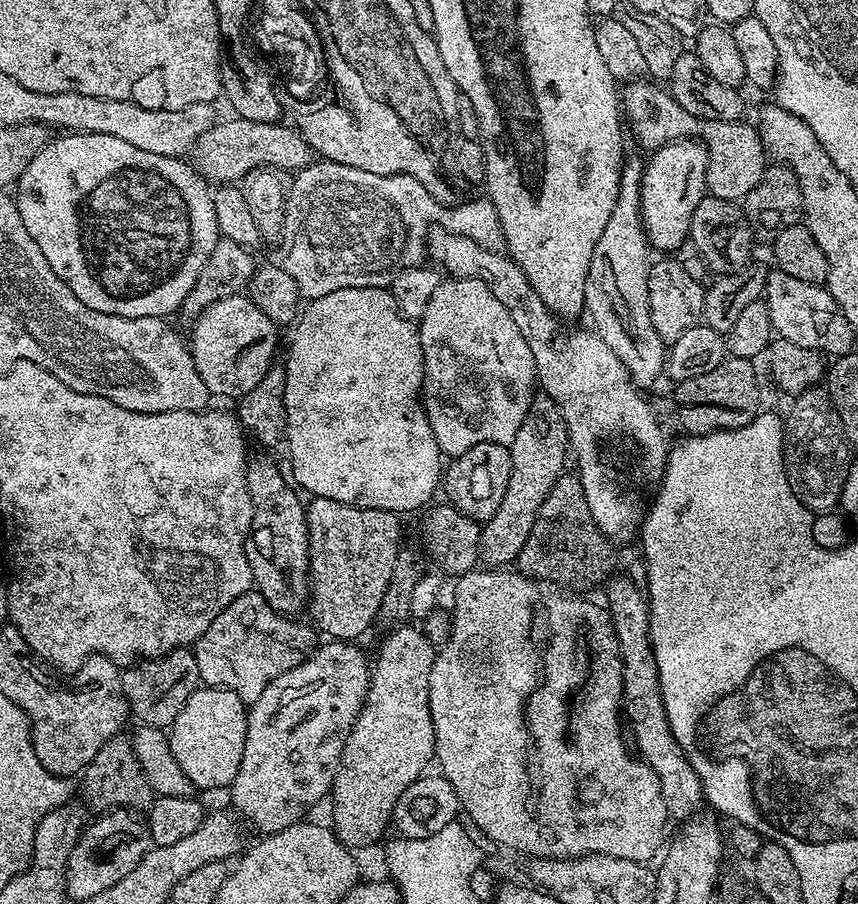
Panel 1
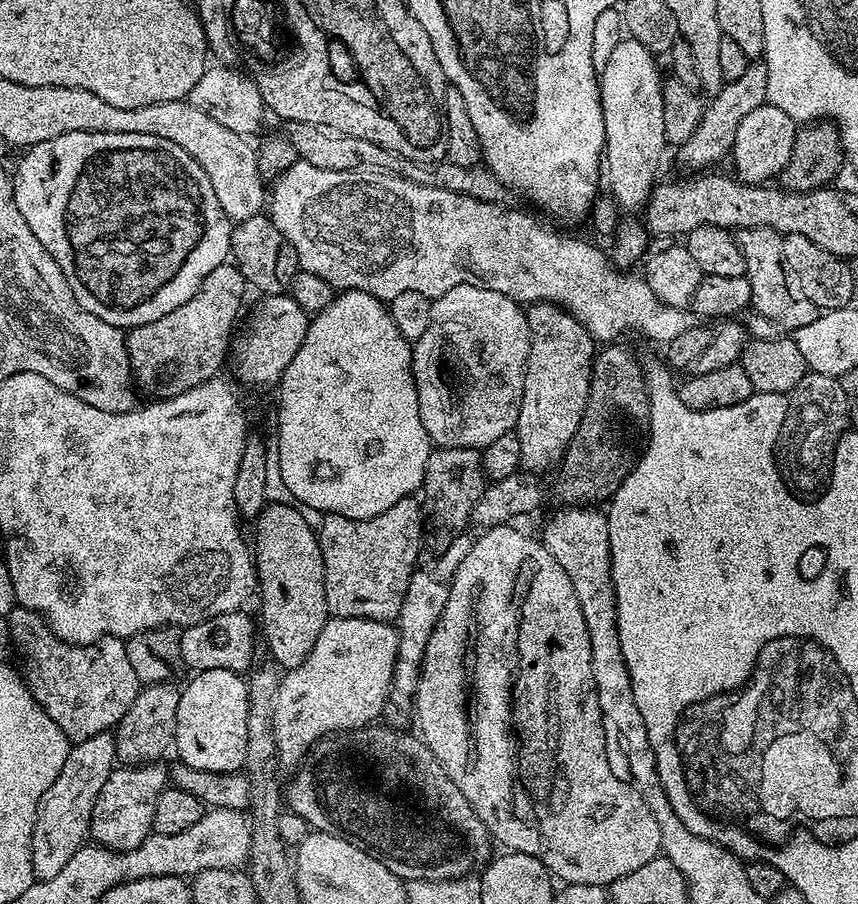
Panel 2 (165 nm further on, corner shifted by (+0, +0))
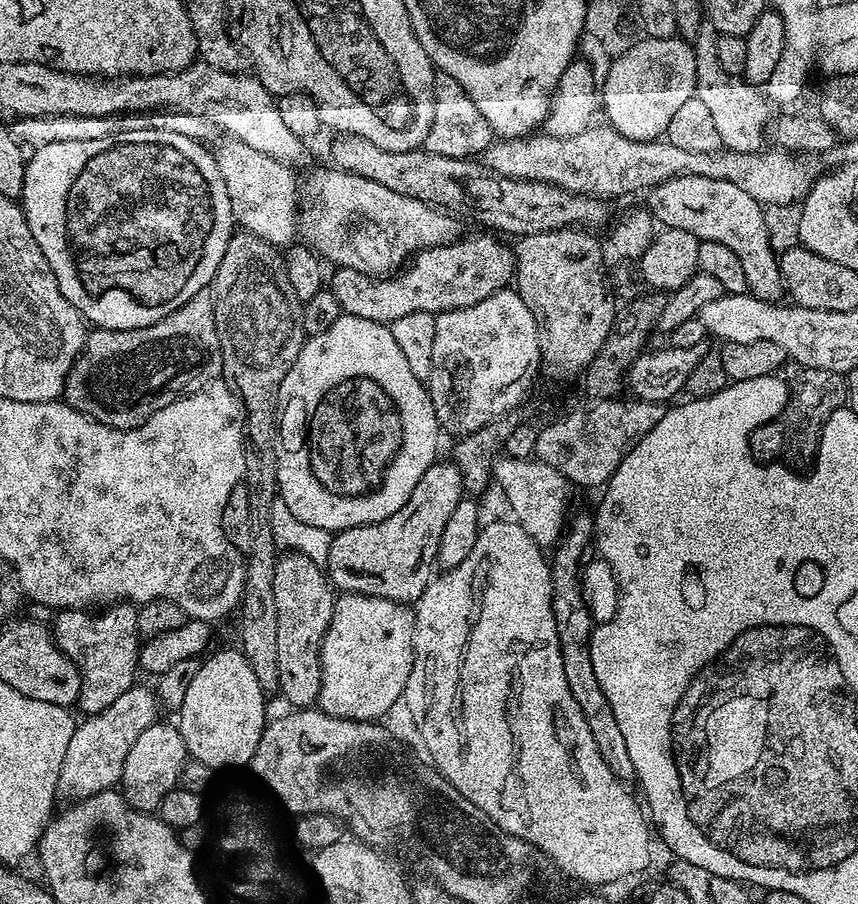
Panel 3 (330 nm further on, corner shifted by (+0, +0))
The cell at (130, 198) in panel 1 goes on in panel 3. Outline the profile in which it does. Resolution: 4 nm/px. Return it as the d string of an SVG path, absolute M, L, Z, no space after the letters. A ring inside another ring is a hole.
M141 126L133 132L120 130L106 138L94 138L94 142L50 142L50 146L35 149L27 157L22 207L26 222L30 226L30 234L34 234L34 242L38 242L46 262L50 262L50 270L54 270L54 278L58 278L62 294L89 325L110 330L150 326L166 318L166 314L178 310L182 302L190 302L194 294L211 285L218 270L218 262L222 262L222 254L226 254L226 246L234 234L234 221L230 198L226 194L226 182L218 170L215 155L209 149L207 152L204 146L199 140L174 134L170 130Z

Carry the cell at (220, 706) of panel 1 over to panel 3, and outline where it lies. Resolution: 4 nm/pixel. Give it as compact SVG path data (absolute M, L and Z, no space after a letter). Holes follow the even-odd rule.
M232 648L226 649L225 652L213 651L203 661L205 664L201 663L197 667L194 678L190 678L190 686L186 686L186 698L182 698L182 706L178 709L178 727L186 742L189 757L208 768L240 768L243 764L244 767L251 765L254 750L258 750L258 742L264 733L266 693L258 684L258 677L243 652Z

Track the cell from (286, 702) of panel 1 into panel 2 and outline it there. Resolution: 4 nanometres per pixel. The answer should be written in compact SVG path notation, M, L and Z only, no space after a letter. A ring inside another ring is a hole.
M332 616L328 619L326 626L322 626L322 634L318 634L318 642L314 642L314 650L306 654L306 662L283 673L278 694L272 699L272 725L276 739L276 754L281 765L285 764L289 770L295 769L307 757L317 740L337 732L369 727L375 721L372 719L383 713L394 678L394 662L398 658L399 641L399 632L386 620L341 616Z

